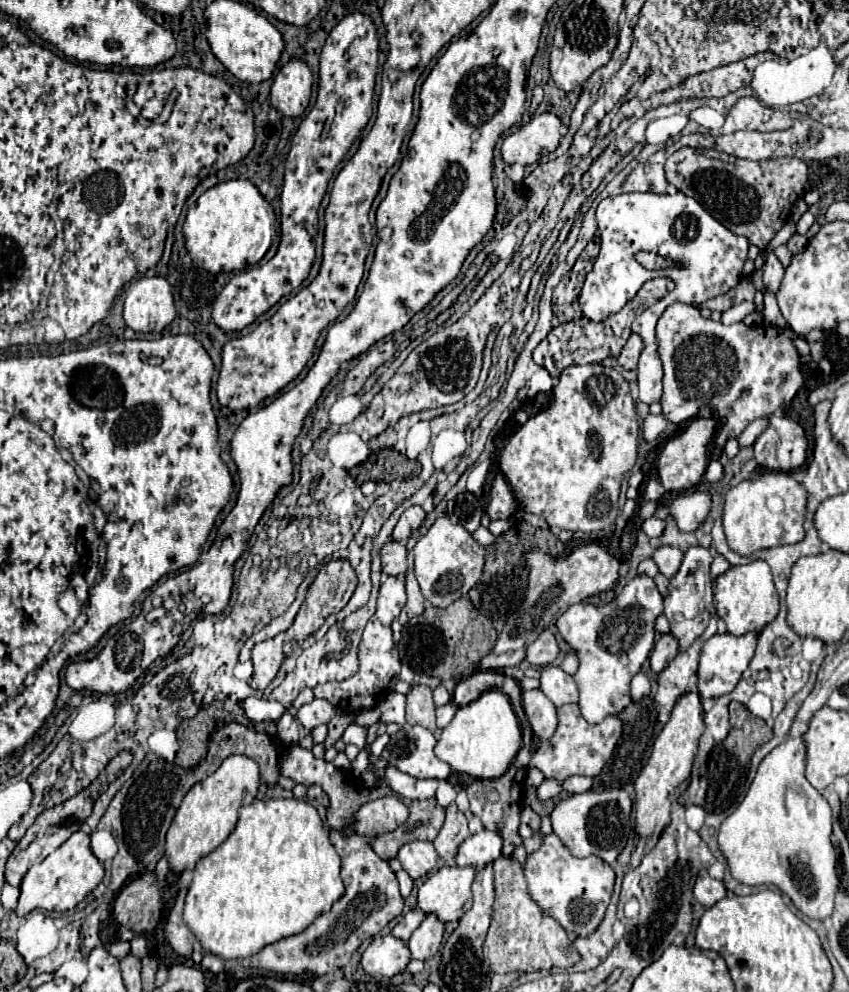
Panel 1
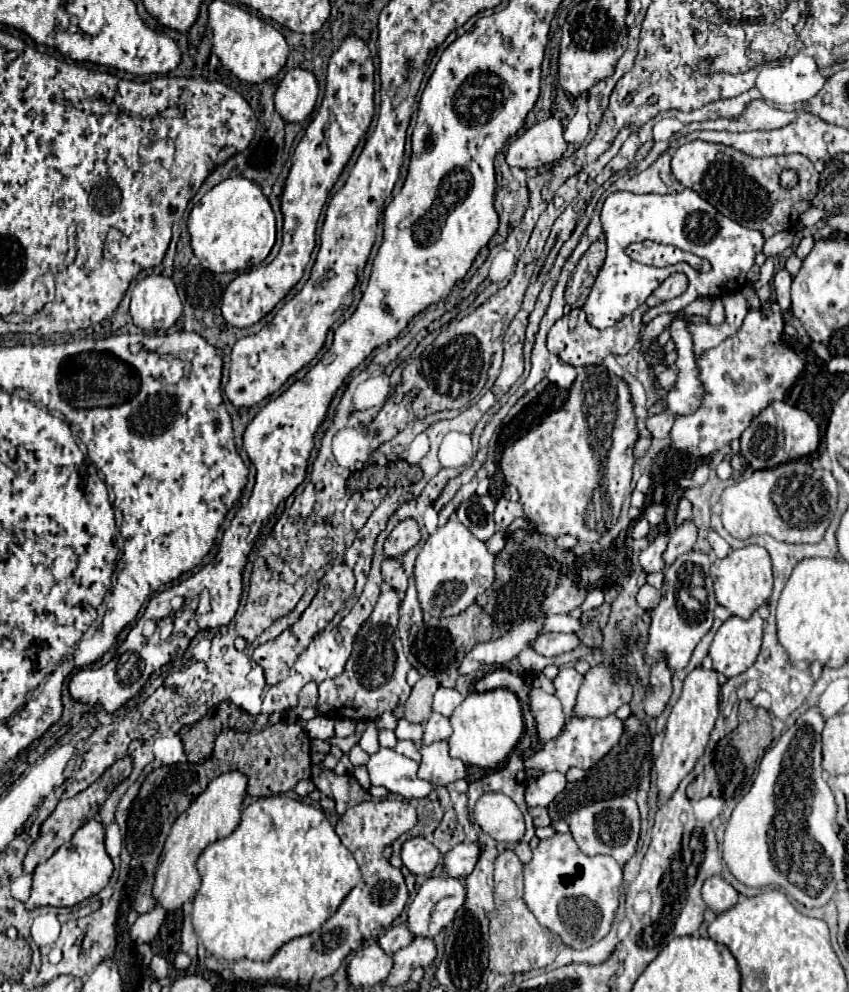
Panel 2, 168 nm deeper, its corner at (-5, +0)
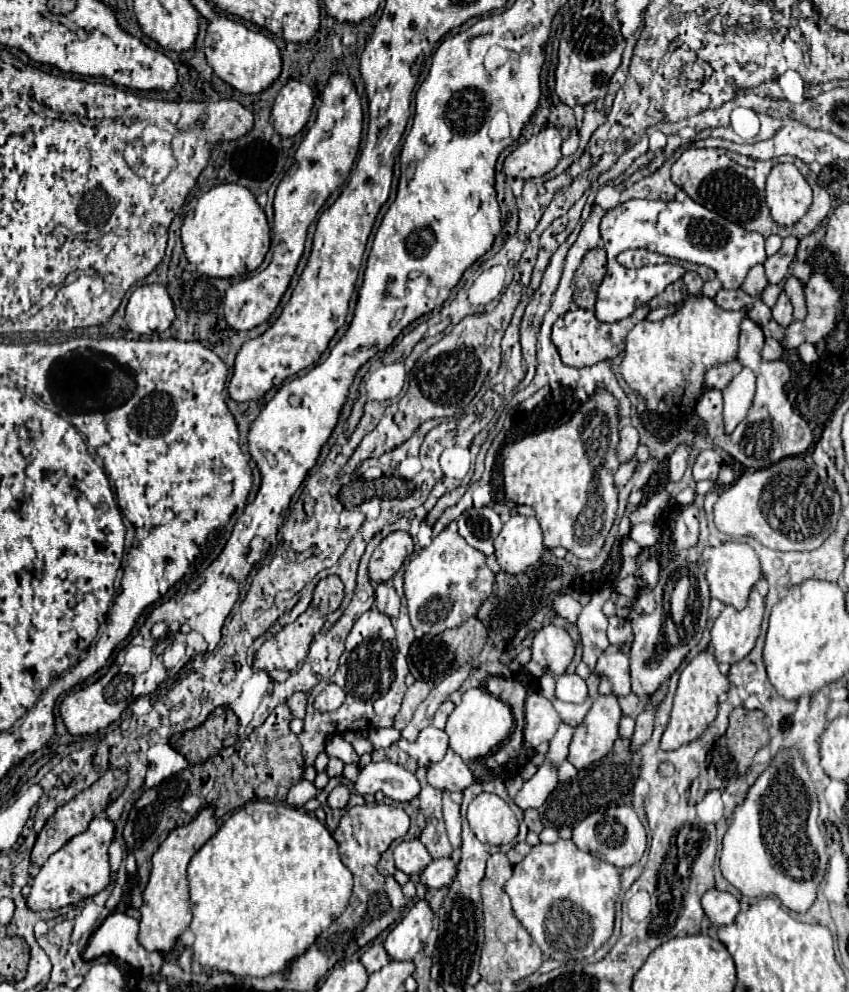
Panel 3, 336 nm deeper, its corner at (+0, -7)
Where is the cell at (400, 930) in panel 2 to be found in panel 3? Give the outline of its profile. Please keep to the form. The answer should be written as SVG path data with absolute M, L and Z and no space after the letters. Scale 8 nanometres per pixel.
M373 944L369 950L365 950L365 952L361 954L359 960L363 962L365 970L367 970L369 974L373 974L373 972L381 970L381 968L389 962L389 956L387 956L387 952L383 950L383 944Z

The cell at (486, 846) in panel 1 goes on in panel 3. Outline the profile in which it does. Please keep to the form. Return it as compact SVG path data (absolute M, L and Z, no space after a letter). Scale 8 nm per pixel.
M439 858L439 860L433 860L429 866L425 866L425 870L421 872L421 882L431 892L437 888L449 886L455 874L457 874L457 864L451 858Z

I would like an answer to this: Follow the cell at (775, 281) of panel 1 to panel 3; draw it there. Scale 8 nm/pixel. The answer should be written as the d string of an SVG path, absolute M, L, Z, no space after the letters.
M785 292L779 296L777 304L773 306L773 320L781 326L789 326L793 322L793 306L791 306L791 300L787 298Z

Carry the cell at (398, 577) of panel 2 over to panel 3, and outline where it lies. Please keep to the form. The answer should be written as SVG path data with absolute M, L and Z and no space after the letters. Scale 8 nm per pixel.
M379 584L375 588L375 606L379 612L387 614L389 618L399 616L399 596L393 586L389 584Z

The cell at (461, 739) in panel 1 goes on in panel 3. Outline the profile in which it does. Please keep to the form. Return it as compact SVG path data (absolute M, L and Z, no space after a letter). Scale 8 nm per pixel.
M477 686L469 688L463 694L461 704L455 706L455 710L447 720L445 732L449 736L449 748L455 754L459 754L465 762L469 762L493 752L493 748L499 746L511 734L511 728L513 728L513 714L509 706L499 698L495 698L493 694L489 694L483 686Z

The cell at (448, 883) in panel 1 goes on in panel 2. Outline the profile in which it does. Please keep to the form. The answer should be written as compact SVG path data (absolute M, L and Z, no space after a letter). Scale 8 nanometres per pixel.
M430 877L422 883L408 909L408 927L420 937L436 937L464 905L466 891L462 879Z

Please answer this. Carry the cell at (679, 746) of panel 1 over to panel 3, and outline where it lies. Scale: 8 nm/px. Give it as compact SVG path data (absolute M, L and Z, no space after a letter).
M711 650L699 652L681 672L679 682L677 682L677 692L673 698L673 712L667 730L663 732L661 738L661 748L663 750L675 750L683 744L689 744L691 740L699 738L703 730L715 720L717 716L717 706L719 706L719 696L729 690L729 678L719 670L719 662Z

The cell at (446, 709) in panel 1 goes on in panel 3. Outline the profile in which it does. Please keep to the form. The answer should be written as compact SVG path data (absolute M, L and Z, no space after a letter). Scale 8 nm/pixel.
M427 726L415 742L407 742L401 737L396 744L411 758L415 758L419 766L427 768L431 762L439 762L439 758L443 758L443 754L449 748L449 738L443 730Z

